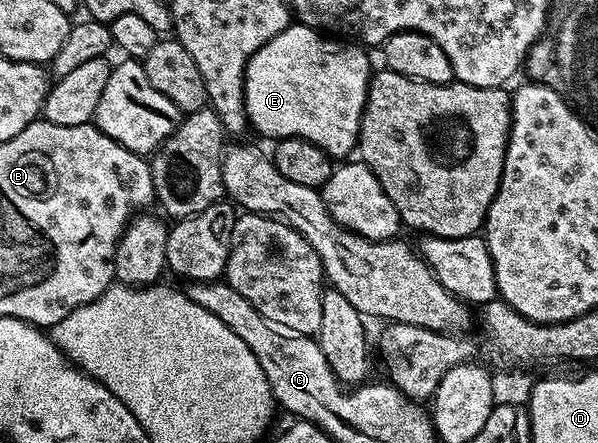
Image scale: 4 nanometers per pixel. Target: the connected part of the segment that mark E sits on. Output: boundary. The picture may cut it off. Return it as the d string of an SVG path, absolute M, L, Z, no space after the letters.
M300 24L289 25L283 32L279 32L271 40L267 40L267 44L263 44L249 58L249 63L244 74L244 110L248 125L252 128L254 126L259 133L266 134L267 137L273 138L272 140L302 138L318 146L323 153L328 154L334 160L348 159L357 149L357 134L361 130L361 117L363 116L363 108L365 107L365 97L369 91L371 69L369 70L369 58L364 52L366 53L360 45L346 44L344 41L334 40L332 37L326 36L322 31L315 30L311 26L302 26Z

